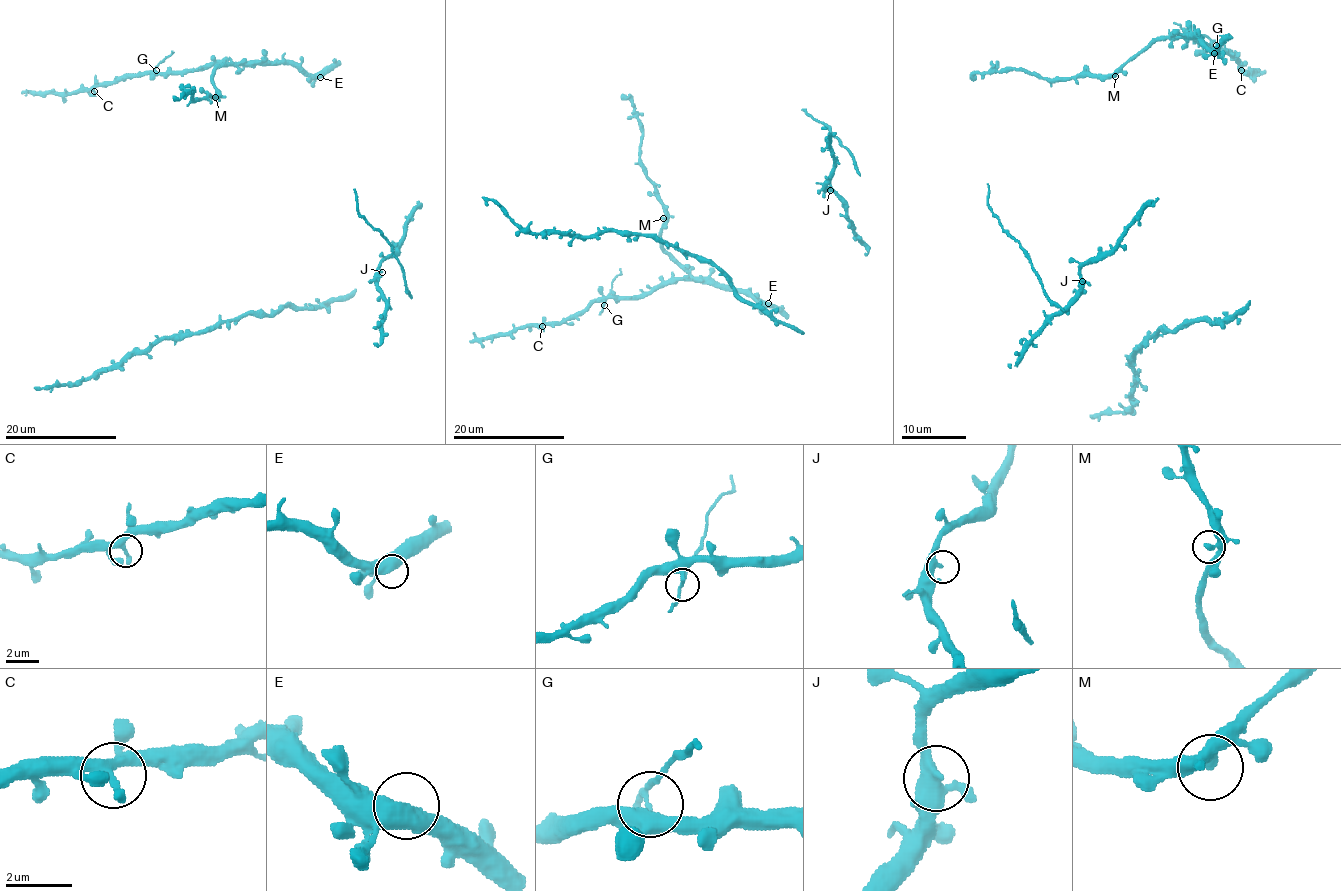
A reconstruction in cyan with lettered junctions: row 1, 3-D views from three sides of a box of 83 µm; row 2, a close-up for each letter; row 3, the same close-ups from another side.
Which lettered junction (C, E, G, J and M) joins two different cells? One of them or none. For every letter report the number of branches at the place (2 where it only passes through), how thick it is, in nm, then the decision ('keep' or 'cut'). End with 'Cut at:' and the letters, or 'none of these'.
C: branches 2; calibre 360 nm; keep
E: branches 3; calibre 440 nm; keep
G: branches 3; calibre 160 nm; cut
J: branches 3; calibre 300 nm; keep
M: branches 2; calibre 280 nm; keep
Cut at: G

